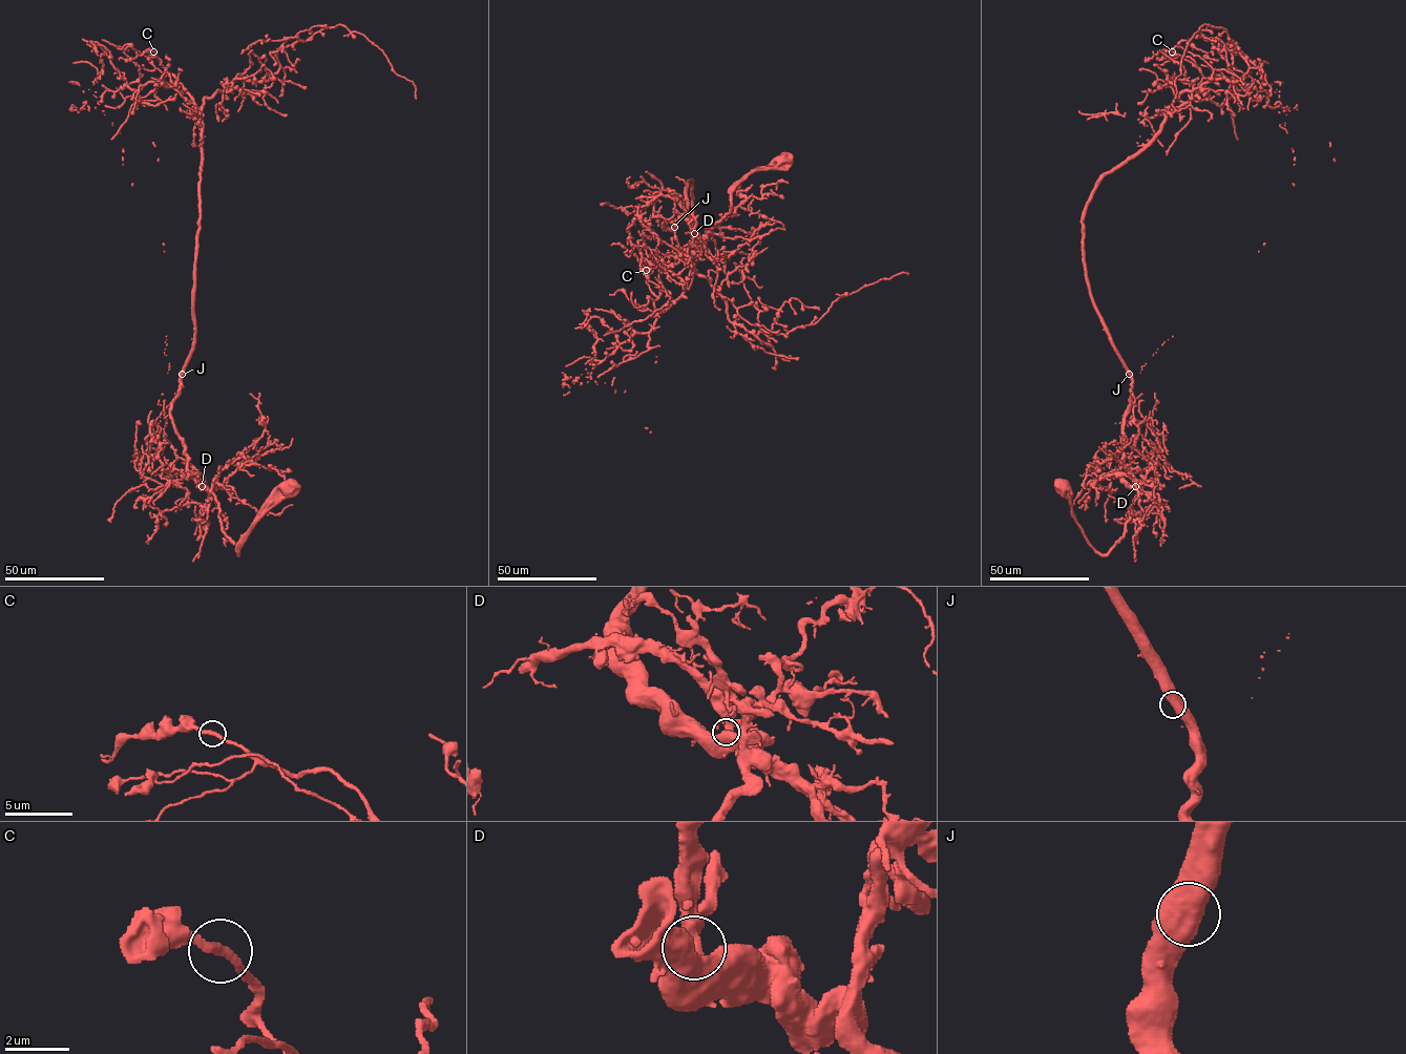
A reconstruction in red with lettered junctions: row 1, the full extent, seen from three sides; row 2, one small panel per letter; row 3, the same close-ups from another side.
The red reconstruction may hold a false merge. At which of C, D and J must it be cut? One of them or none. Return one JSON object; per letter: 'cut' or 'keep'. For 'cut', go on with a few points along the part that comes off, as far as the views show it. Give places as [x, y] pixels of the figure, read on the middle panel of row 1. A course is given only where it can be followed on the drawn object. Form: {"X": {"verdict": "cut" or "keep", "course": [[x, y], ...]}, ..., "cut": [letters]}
{"C": {"verdict": "keep"}, "D": {"verdict": "keep"}, "J": {"verdict": "cut", "course": [[674, 227], [655, 239], [656, 362], [615, 390], [586, 377], [592, 329], [687, 213], [675, 176]]}, "cut": ["J"]}

